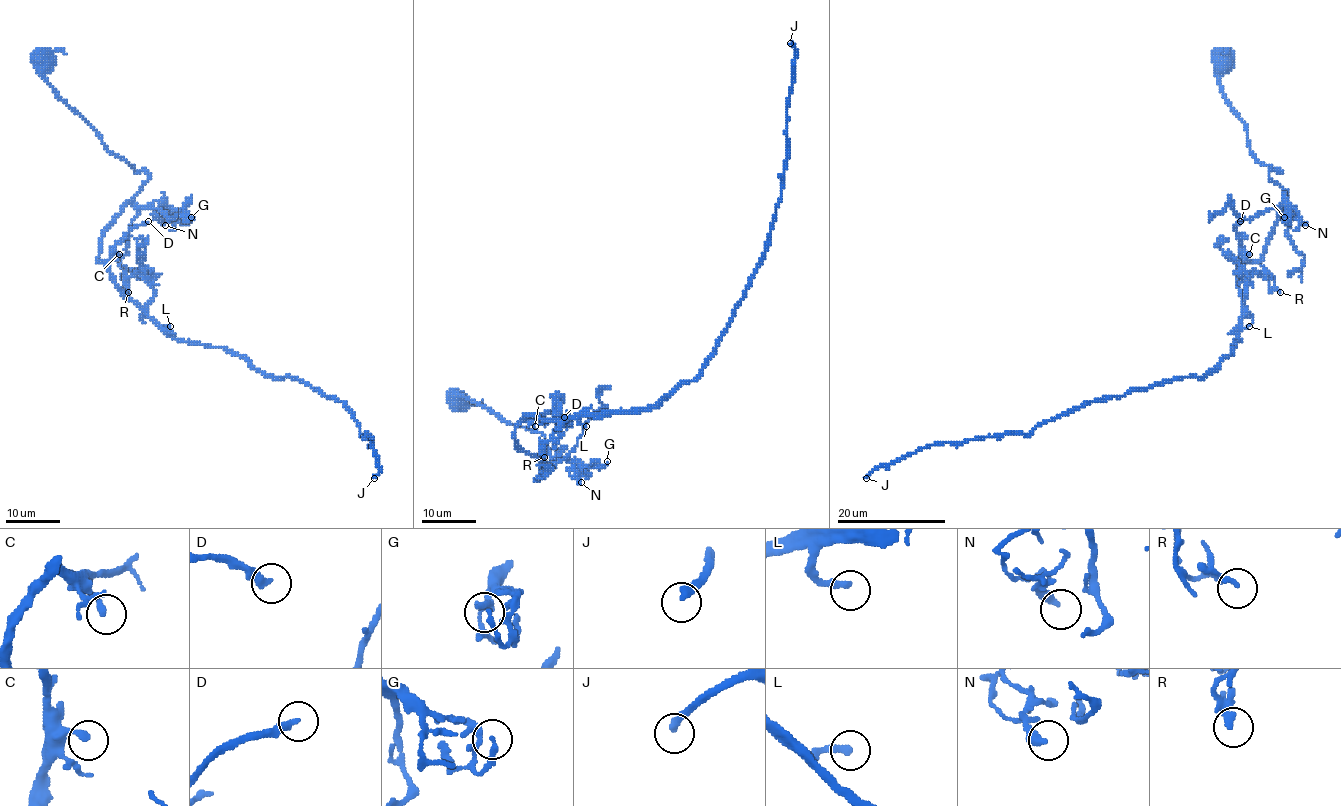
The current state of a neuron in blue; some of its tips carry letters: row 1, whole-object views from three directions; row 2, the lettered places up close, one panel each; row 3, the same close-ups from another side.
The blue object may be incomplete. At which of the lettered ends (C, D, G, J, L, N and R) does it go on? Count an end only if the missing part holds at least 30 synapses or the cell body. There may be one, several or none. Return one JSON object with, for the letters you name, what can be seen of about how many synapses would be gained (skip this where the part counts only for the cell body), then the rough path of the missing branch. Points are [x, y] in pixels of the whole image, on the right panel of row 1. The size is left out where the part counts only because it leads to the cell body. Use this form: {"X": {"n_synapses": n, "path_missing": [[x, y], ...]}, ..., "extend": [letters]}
{"D": {"n_synapses": 50, "path_missing": [[1240, 221], [1226, 236], [1244, 246]]}, "J": {"n_synapses": 650}, "L": {"n_synapses": 50, "path_missing": [[1249, 326], [1246, 331], [1252, 315], [1245, 315], [1244, 319]]}, "extend": ["D", "J", "L"]}

